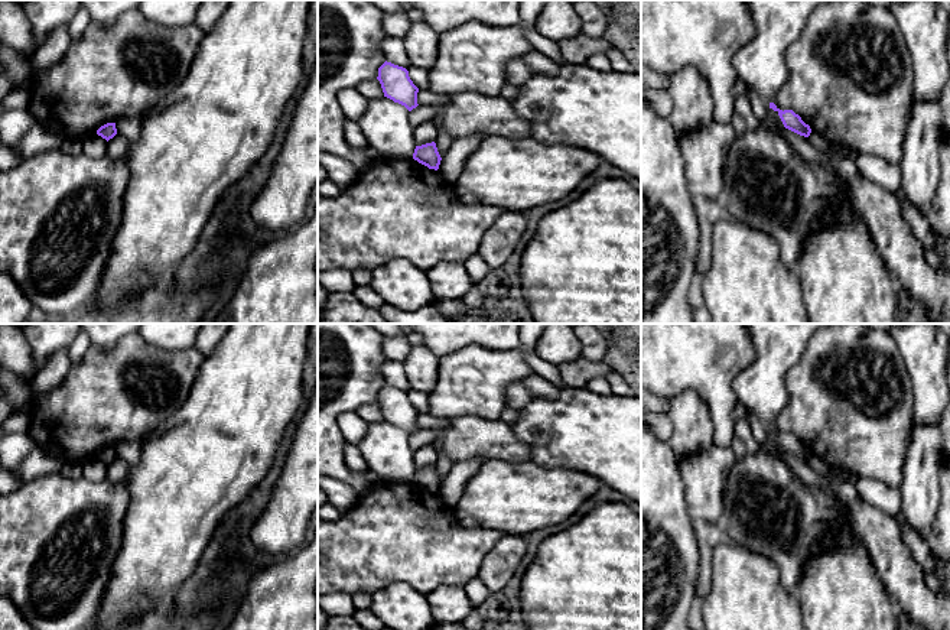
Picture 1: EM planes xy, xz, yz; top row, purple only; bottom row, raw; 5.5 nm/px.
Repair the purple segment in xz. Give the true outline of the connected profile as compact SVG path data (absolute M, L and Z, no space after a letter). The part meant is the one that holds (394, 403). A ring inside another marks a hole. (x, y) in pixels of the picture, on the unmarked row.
M384 386L378 392L377 403L381 407L384 420L404 429L409 435L416 432L419 412L409 400L409 394L391 386Z

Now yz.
M770 426L770 432L772 432L774 435L778 436L783 448L785 452L800 458L800 459L804 459L804 461L809 461L810 457L811 457L811 452L809 448L806 448L801 441L798 438L796 438L793 433L780 433L774 426Z

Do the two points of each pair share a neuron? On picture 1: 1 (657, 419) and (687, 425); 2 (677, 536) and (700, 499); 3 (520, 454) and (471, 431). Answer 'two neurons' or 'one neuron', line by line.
1: two neurons
2: two neurons
3: one neuron

